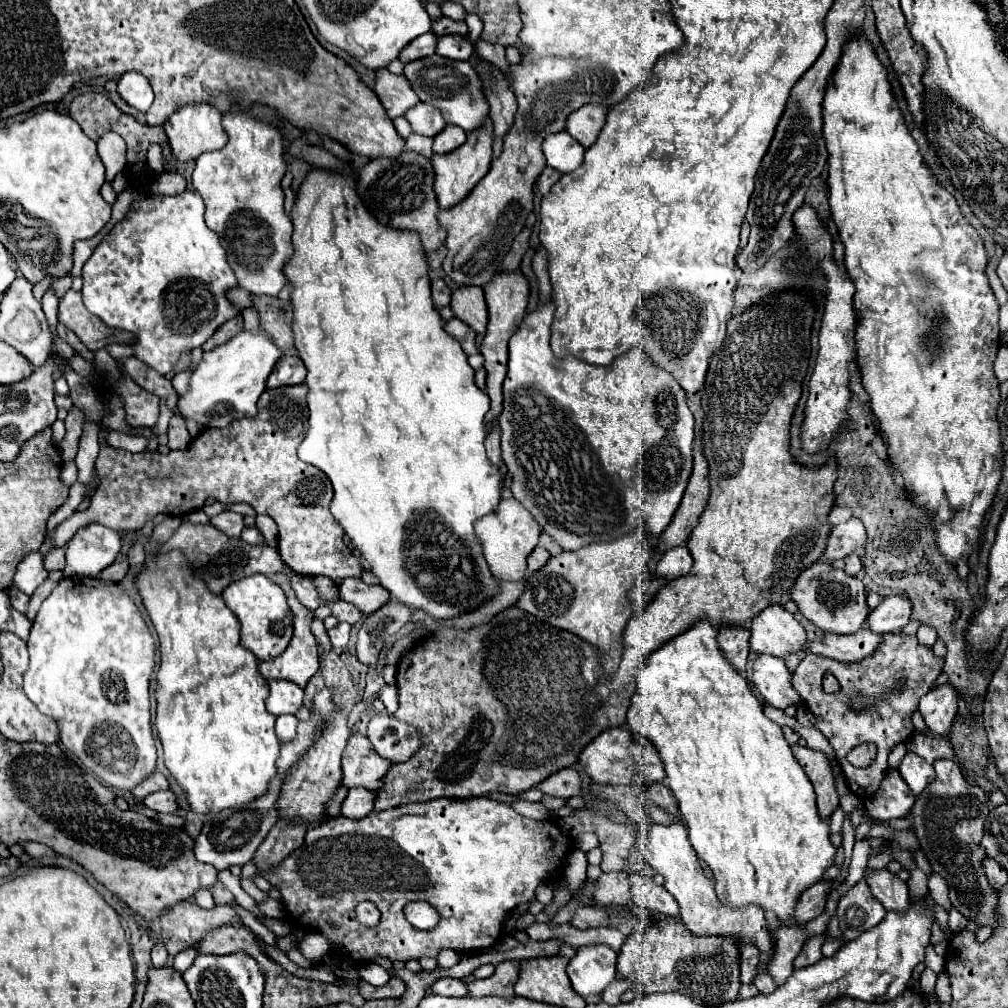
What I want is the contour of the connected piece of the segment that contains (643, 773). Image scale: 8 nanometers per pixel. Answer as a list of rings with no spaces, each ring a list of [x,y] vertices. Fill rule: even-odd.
[[[612,728],[602,732],[580,752],[580,764],[594,782],[602,784],[648,784],[662,782],[666,776],[654,744],[636,736],[630,728]]]

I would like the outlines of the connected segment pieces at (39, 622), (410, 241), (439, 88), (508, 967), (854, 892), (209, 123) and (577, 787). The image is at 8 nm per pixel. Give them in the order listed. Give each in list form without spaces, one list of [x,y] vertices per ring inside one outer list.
[[[66,576],[58,582],[58,586],[52,590],[52,594],[42,602],[32,630],[30,630],[30,638],[28,638],[28,654],[30,654],[30,664],[28,670],[24,674],[24,692],[26,696],[38,706],[38,710],[42,714],[54,716],[54,720],[60,726],[60,740],[62,744],[80,758],[80,762],[94,772],[100,782],[104,782],[106,786],[112,788],[120,788],[120,790],[132,790],[134,786],[138,786],[138,782],[142,782],[142,778],[148,778],[154,772],[156,766],[156,748],[154,748],[154,738],[152,738],[152,728],[150,728],[150,676],[154,670],[154,654],[156,654],[156,640],[152,638],[138,606],[134,604],[134,600],[128,596],[128,592],[124,588],[120,588],[118,584],[112,582],[102,582],[98,578],[90,578],[90,576]]]
[[[312,170],[306,176],[292,208],[292,224],[294,254],[286,264],[284,274],[286,280],[294,286],[290,298],[294,302],[294,344],[308,368],[306,384],[310,388],[310,428],[298,446],[298,458],[320,468],[328,476],[334,486],[330,512],[350,536],[352,544],[366,558],[370,570],[380,580],[380,586],[384,586],[398,602],[406,604],[410,610],[422,610],[432,618],[456,618],[466,612],[474,612],[486,600],[500,594],[500,580],[488,570],[488,562],[482,554],[482,544],[474,534],[474,522],[498,506],[502,474],[498,468],[494,468],[484,450],[484,416],[488,412],[490,398],[476,388],[474,370],[468,366],[466,354],[462,352],[458,340],[450,338],[442,330],[444,320],[438,316],[434,304],[430,302],[430,280],[422,246],[418,246],[418,238],[414,238],[414,234],[402,234],[400,230],[386,230],[386,226],[378,226],[378,222],[366,214],[366,208],[362,206],[358,194],[354,194],[354,176],[330,170]]]
[[[432,54],[430,58],[422,58],[418,62],[406,64],[404,76],[410,80],[418,98],[426,104],[436,106],[448,124],[460,126],[464,132],[478,130],[484,124],[488,116],[488,106],[482,92],[482,80],[478,80],[476,68],[470,60],[460,62],[460,60],[448,60],[438,54]]]
[[[506,960],[496,966],[496,972],[490,978],[474,980],[468,984],[468,994],[474,998],[482,996],[500,996],[500,998],[512,998],[514,990],[512,986],[518,980],[522,960]]]
[[[862,878],[848,894],[840,898],[838,920],[844,940],[854,940],[866,930],[878,926],[886,916],[884,906],[872,896],[870,886]]]
[[[208,102],[186,104],[186,106],[178,108],[176,112],[172,112],[170,118],[164,122],[164,132],[168,136],[174,156],[182,162],[196,160],[200,154],[204,154],[208,150],[220,150],[228,142],[228,134],[222,128],[222,112]]]
[[[564,768],[556,774],[552,774],[546,784],[540,786],[542,792],[546,792],[548,796],[560,796],[560,798],[572,798],[572,796],[580,796],[582,794],[582,778],[578,768]]]

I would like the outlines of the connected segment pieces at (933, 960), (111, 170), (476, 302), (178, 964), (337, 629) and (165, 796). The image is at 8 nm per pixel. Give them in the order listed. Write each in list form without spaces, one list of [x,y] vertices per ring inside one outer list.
[[[932,944],[926,948],[926,960],[924,960],[924,964],[928,968],[932,968],[936,974],[940,974],[944,970],[944,958],[934,952],[934,946]]]
[[[107,132],[98,142],[98,154],[106,166],[106,182],[112,182],[126,166],[126,144],[116,132]]]
[[[474,286],[458,288],[456,292],[452,292],[450,308],[454,310],[456,318],[466,322],[476,334],[486,332],[488,308],[486,308],[486,302],[484,302],[482,288],[474,288]]]
[[[190,946],[190,948],[182,950],[182,952],[178,952],[178,954],[174,956],[174,964],[172,964],[172,968],[176,968],[178,972],[186,970],[186,968],[194,962],[194,958],[196,958],[198,954],[200,954],[200,952],[198,952],[194,946]]]
[[[338,622],[332,630],[328,630],[330,642],[334,648],[344,648],[348,644],[348,636],[350,636],[350,624],[346,622]]]
[[[160,790],[154,794],[148,794],[144,798],[144,804],[148,808],[152,808],[154,812],[178,812],[178,804],[176,804],[176,796],[170,790]]]

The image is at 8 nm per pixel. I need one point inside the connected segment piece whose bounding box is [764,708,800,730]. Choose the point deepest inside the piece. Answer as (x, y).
(774, 714)

